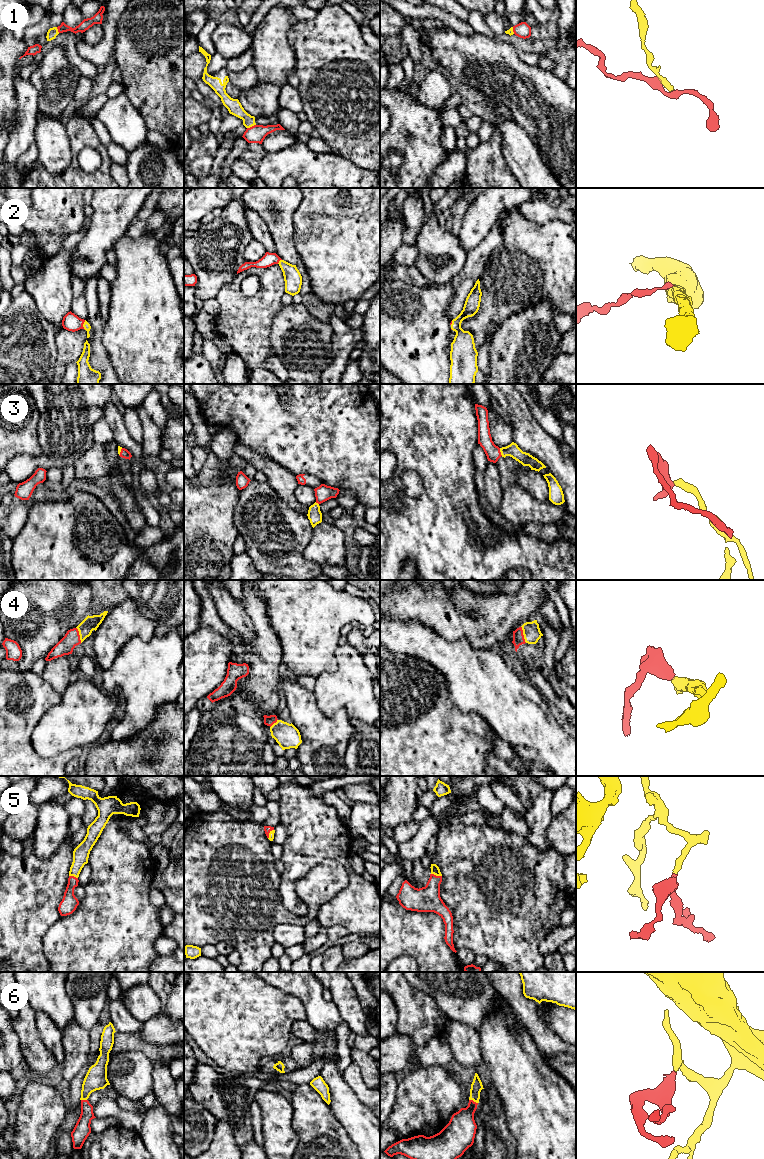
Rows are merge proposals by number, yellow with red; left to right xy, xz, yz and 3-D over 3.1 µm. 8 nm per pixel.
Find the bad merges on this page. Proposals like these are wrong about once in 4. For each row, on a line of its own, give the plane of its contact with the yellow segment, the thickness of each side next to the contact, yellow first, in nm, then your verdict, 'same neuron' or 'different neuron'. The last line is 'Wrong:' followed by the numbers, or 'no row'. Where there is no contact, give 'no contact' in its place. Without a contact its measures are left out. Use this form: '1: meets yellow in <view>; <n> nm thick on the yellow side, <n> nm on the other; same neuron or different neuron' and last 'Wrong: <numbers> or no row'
1: meets yellow in xz; 120 nm thick on the yellow side, 140 nm on the other; different neuron
2: meets yellow in xy; 60 nm thick on the yellow side, 140 nm on the other; same neuron
3: meets yellow in yz; 110 nm thick on the yellow side, 120 nm on the other; same neuron
4: meets yellow in yz; 140 nm thick on the yellow side, 100 nm on the other; same neuron
5: meets yellow in yz; 70 nm thick on the yellow side, 200 nm on the other; same neuron
6: meets yellow in yz; 90 nm thick on the yellow side, 220 nm on the other; same neuron
Wrong: 1

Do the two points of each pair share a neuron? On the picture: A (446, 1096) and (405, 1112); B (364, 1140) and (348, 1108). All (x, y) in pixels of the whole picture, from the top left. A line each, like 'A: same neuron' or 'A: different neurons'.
A: same neuron
B: same neuron

